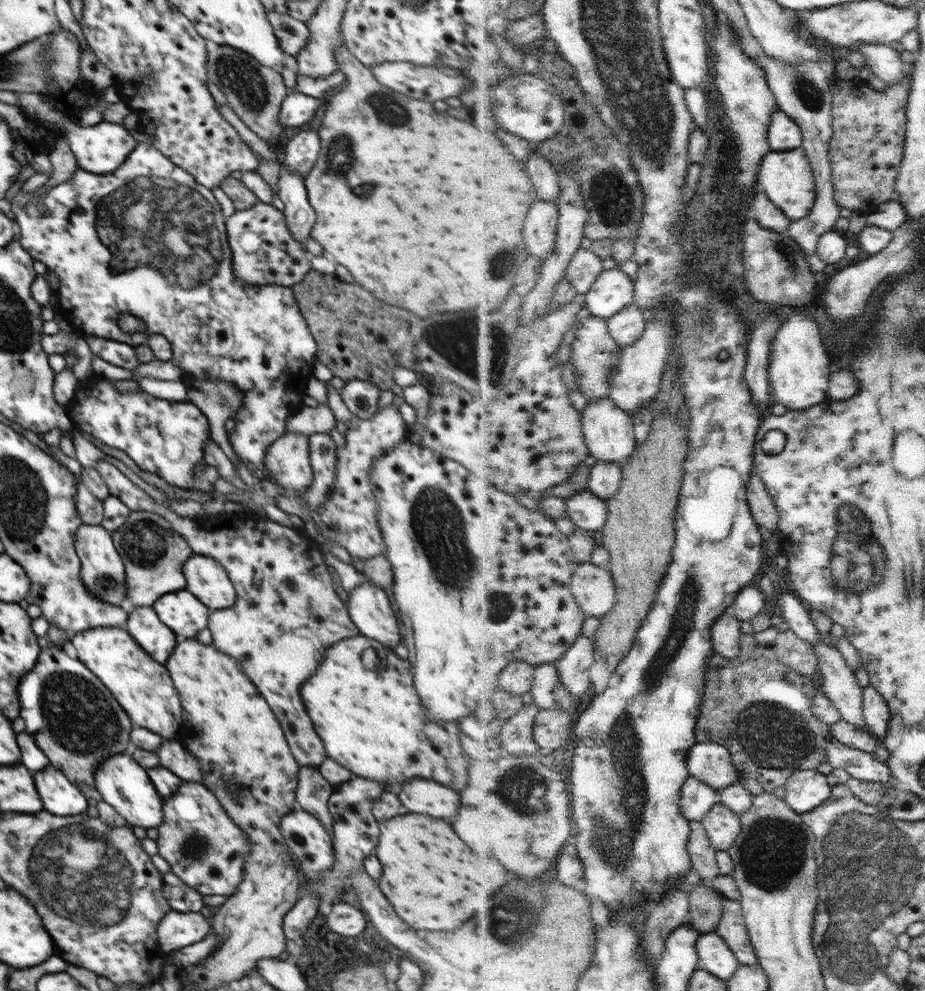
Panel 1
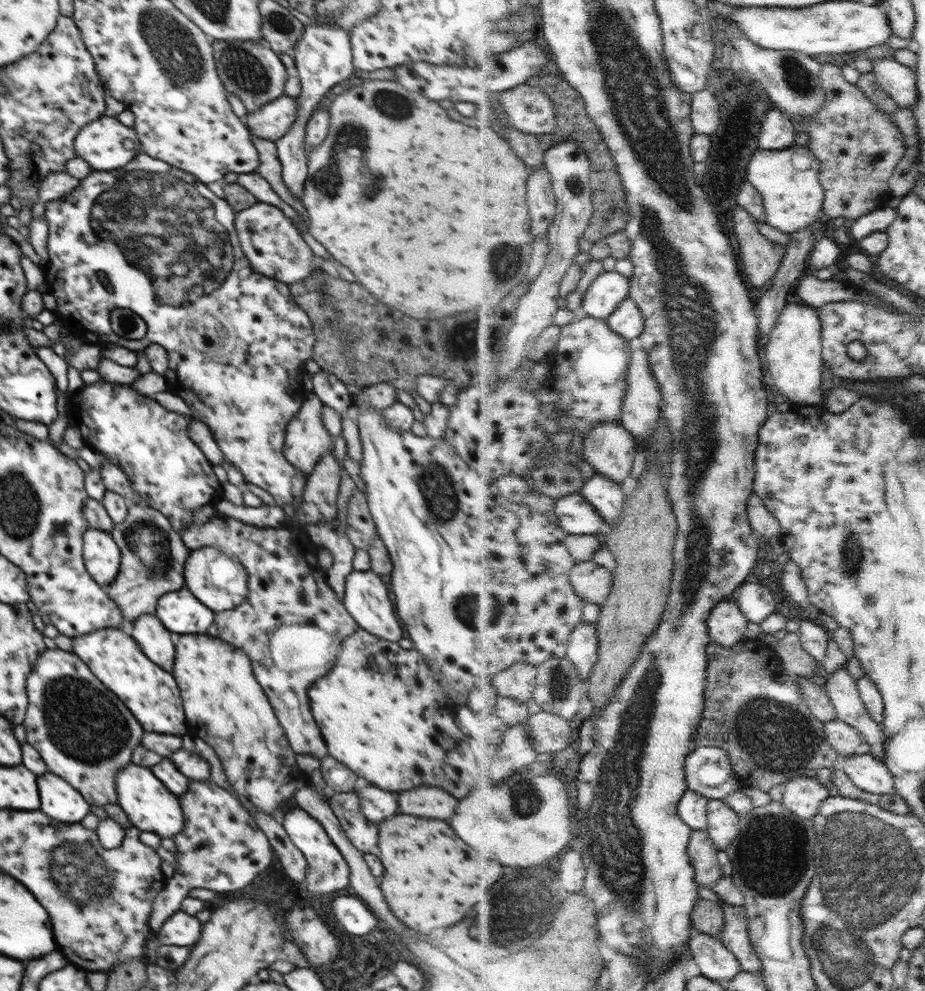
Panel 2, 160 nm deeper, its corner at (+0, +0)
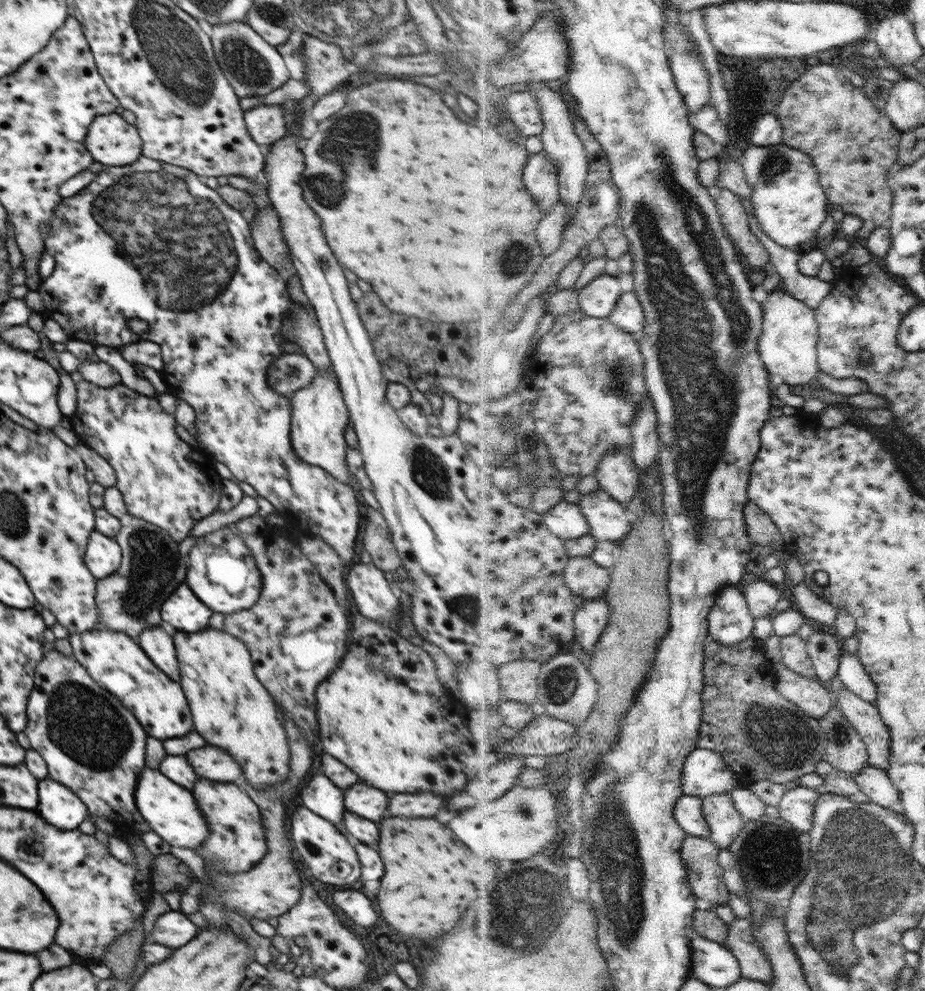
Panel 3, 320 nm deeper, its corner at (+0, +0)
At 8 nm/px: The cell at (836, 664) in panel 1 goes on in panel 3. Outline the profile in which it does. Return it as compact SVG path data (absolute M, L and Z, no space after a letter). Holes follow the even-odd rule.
M847 686L838 694L838 704L869 746L870 763L889 771L893 764L893 732L882 718L880 707Z

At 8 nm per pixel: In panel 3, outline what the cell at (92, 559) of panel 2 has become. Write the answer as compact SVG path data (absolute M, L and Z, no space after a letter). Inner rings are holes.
M94 530L90 533L84 560L88 570L97 579L103 579L120 567L122 549L113 538Z

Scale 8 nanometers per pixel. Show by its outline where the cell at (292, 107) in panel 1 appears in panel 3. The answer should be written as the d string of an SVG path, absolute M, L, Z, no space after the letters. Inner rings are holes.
M280 104L258 105L247 110L243 117L250 136L263 147L279 141L286 134L285 114Z

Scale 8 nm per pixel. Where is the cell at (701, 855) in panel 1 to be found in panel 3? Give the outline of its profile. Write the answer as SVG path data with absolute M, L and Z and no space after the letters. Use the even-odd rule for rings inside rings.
M690 834L686 839L683 857L689 867L690 880L699 898L718 905L730 905L732 892L726 882L721 863L723 848L711 837Z

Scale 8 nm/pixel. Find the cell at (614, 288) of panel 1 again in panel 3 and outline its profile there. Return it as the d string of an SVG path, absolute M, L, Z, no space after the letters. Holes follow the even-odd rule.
M603 274L581 290L581 308L590 316L610 317L623 293L620 277Z

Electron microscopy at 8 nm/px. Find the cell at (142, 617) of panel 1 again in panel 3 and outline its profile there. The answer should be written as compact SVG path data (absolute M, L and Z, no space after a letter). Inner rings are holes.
M152 628L142 632L136 641L164 674L168 674L174 682L180 682L180 670L178 670L172 636L168 636L162 628Z

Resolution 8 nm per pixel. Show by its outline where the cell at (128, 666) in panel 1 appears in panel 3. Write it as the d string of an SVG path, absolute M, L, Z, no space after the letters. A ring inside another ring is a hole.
M99 627L80 634L71 634L69 641L75 659L102 688L114 694L138 718L138 722L142 722L142 728L150 736L166 740L192 732L192 714L180 684L172 682L150 662L136 638Z

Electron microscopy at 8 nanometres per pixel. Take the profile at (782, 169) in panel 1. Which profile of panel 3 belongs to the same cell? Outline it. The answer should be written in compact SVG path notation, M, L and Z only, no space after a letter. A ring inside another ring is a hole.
M782 142L777 145L750 145L743 159L748 182L754 189L753 206L756 216L770 239L796 251L816 240L828 218L828 193L820 182L820 169L814 158L804 150Z

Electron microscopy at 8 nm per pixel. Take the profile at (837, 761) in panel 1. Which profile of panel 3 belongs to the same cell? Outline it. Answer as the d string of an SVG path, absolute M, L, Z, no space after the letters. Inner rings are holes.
M869 763L862 772L855 776L855 779L875 803L892 808L900 800L900 789L888 774L888 770L882 770Z

